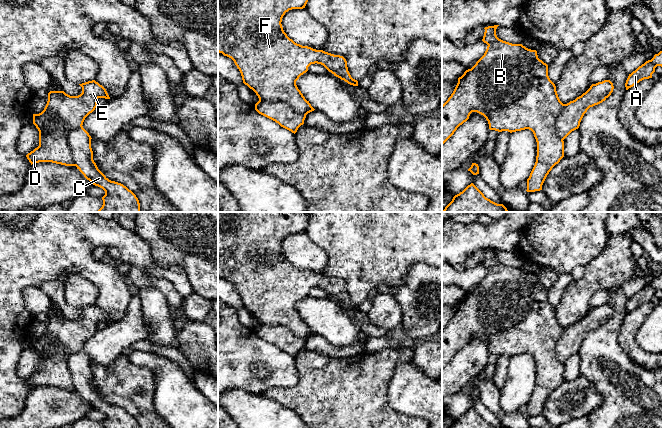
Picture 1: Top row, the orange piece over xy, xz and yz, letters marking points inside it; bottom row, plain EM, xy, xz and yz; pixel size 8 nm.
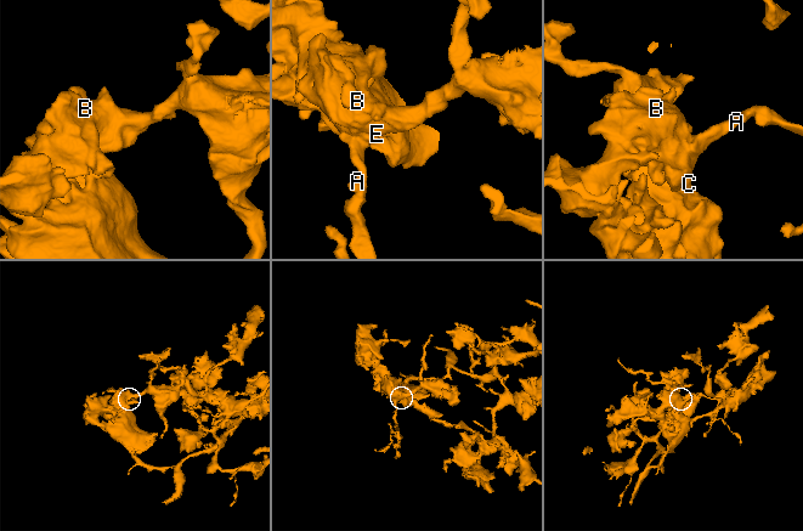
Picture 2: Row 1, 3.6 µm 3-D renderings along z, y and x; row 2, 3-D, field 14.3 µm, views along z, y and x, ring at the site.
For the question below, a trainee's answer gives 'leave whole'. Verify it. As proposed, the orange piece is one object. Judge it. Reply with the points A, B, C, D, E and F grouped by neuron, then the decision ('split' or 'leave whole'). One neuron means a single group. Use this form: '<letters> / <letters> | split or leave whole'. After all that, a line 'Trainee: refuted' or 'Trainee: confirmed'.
A B C D E F | leave whole
Trainee: confirmed

